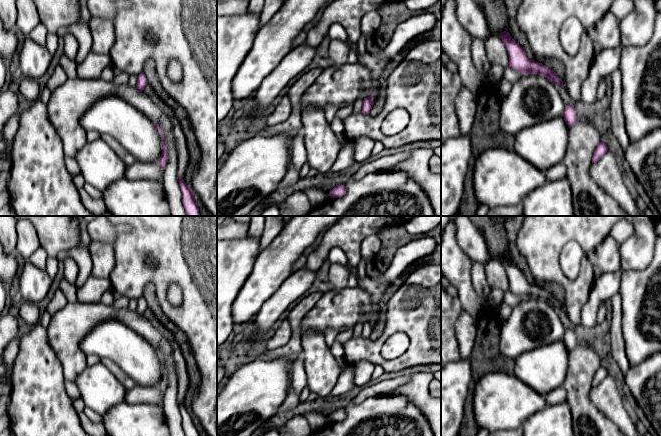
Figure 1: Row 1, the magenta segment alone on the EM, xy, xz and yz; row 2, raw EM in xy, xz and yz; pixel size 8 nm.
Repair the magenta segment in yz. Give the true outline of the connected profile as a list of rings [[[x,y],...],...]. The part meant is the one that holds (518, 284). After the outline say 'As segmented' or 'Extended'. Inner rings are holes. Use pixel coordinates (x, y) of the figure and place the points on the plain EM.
[[[506,255],[500,257],[499,261],[504,266],[509,280],[509,291],[520,298],[538,298],[547,302],[550,306],[563,310],[563,305],[553,293],[542,287],[531,285],[524,273]]]. As segmented

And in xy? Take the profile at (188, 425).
[[[181,397],[178,406],[182,416],[182,428],[185,436],[199,436],[198,429],[194,423],[194,417],[192,413],[181,402]]]. As segmented

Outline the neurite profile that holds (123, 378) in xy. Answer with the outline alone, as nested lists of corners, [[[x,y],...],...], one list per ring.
[[[105,358],[101,359],[101,363],[118,379],[118,381],[128,390],[137,384],[129,377],[116,363]]]

